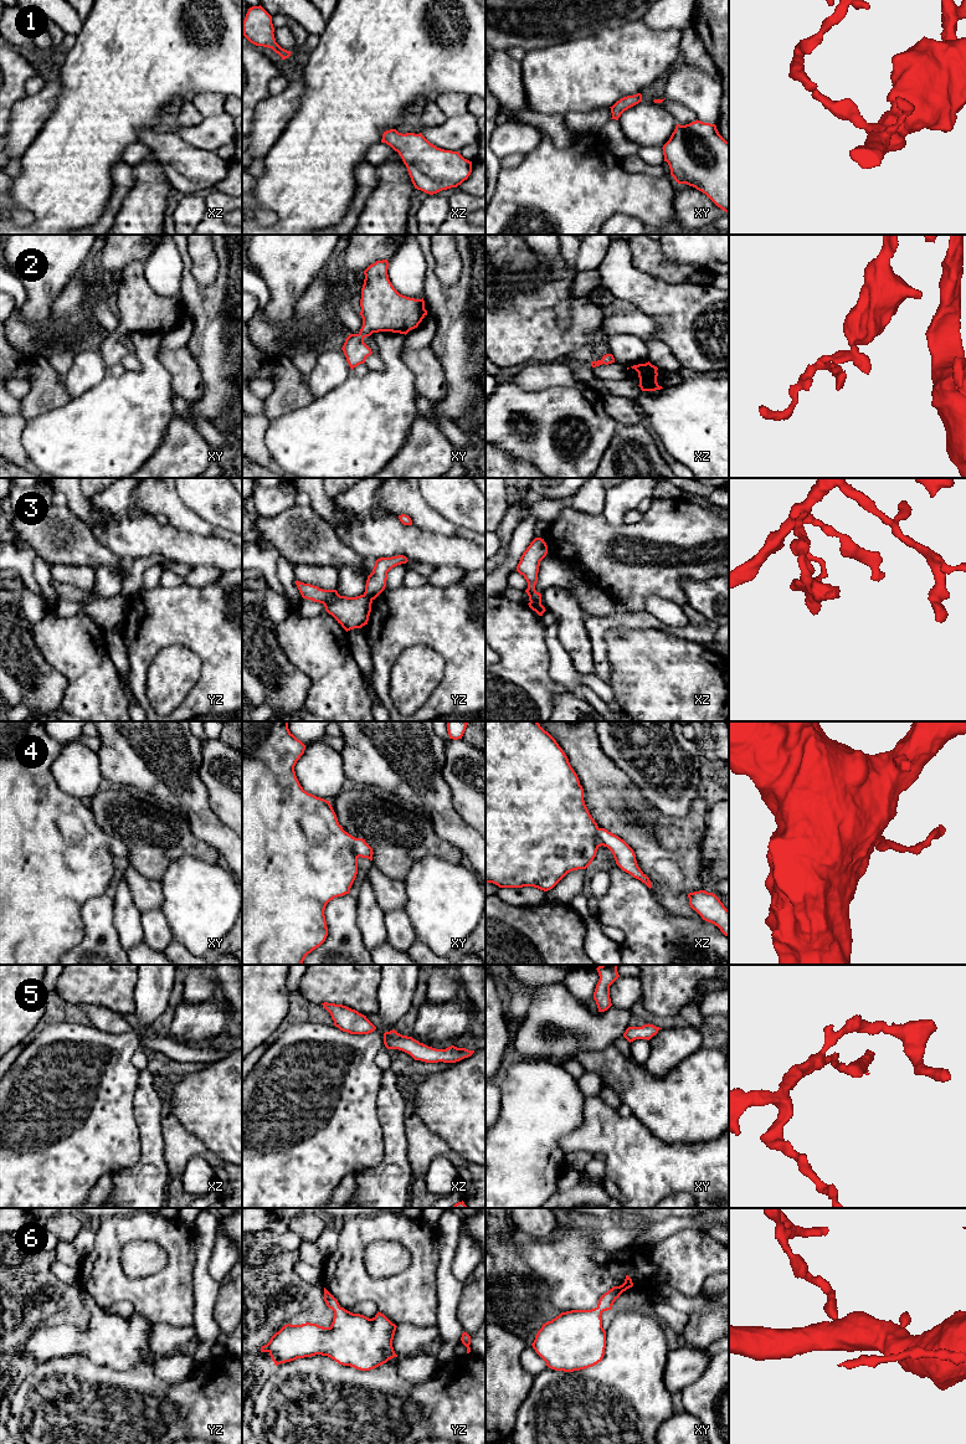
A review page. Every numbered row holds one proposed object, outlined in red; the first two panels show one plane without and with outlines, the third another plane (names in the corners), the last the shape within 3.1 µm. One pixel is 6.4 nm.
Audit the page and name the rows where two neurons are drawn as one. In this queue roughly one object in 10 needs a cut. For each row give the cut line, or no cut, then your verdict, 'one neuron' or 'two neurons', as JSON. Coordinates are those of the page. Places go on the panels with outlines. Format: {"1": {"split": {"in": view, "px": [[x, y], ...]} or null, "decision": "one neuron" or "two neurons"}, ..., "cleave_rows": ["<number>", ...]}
{"1": {"split": null, "decision": "one neuron"}, "2": {"split": null, "decision": "one neuron"}, "3": {"split": {"in": "xz", "px": [[530, 600], [540, 602]]}, "decision": "two neurons"}, "4": {"split": null, "decision": "one neuron"}, "5": {"split": null, "decision": "one neuron"}, "6": {"split": null, "decision": "one neuron"}, "cleave_rows": ["3"]}

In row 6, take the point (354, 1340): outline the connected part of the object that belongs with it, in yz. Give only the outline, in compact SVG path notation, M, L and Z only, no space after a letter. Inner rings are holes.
M324 1288L324 1301L334 1311L329 1327L305 1322L284 1325L261 1347L276 1366L315 1355L360 1371L374 1370L397 1357L392 1347L396 1325L379 1312L369 1319L341 1307Z

